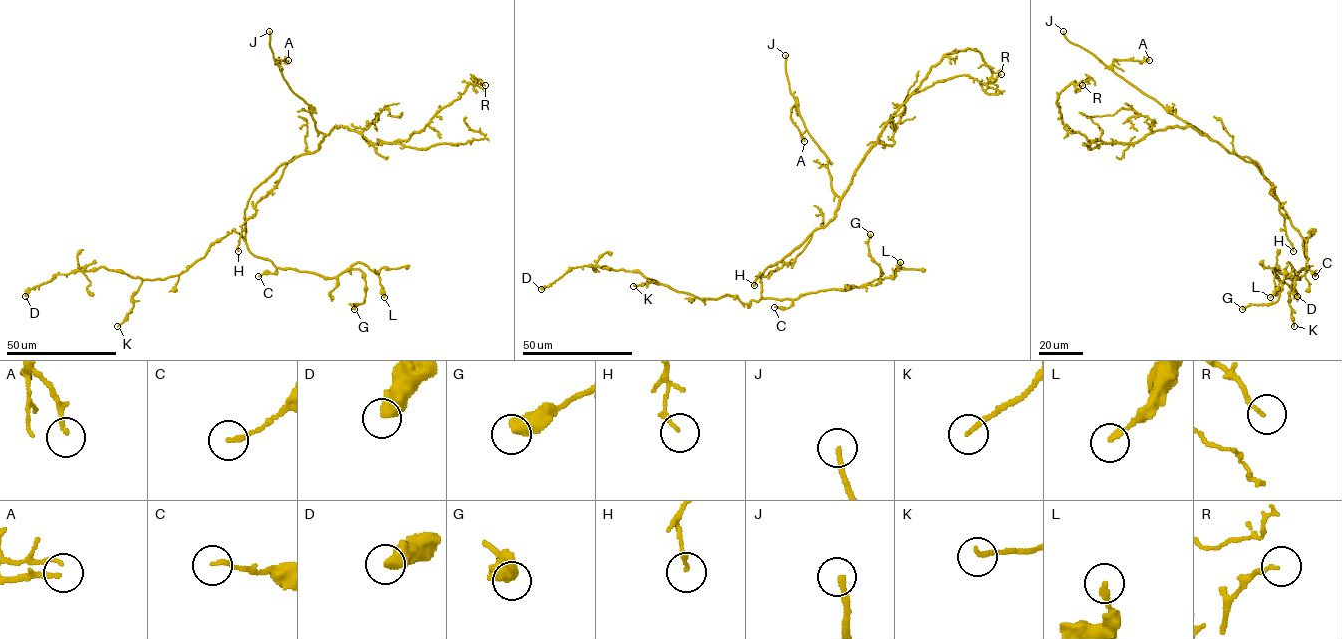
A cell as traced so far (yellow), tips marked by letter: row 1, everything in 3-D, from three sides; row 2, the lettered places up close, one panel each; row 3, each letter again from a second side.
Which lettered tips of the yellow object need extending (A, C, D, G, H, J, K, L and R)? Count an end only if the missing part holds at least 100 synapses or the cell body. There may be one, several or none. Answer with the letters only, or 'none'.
J

